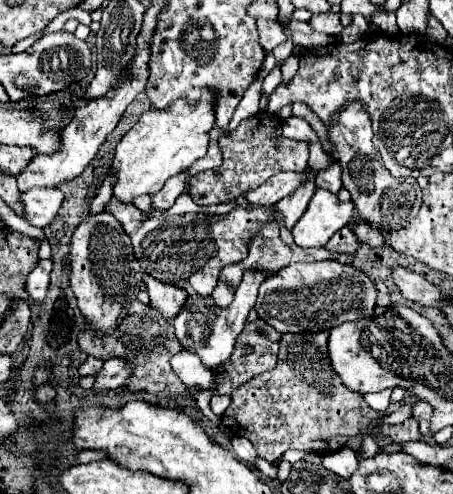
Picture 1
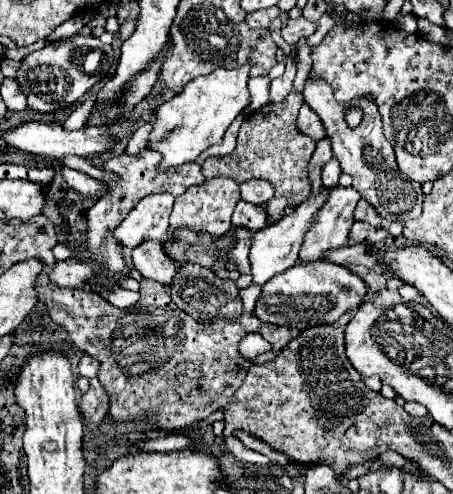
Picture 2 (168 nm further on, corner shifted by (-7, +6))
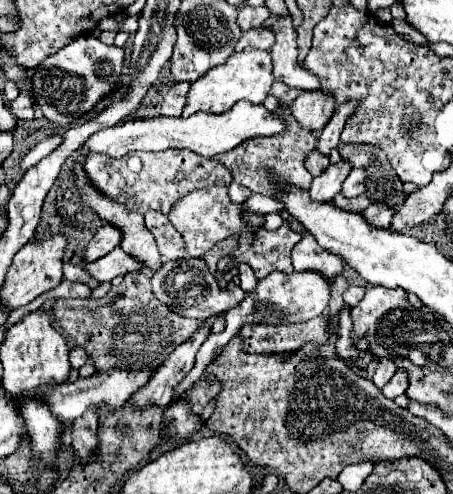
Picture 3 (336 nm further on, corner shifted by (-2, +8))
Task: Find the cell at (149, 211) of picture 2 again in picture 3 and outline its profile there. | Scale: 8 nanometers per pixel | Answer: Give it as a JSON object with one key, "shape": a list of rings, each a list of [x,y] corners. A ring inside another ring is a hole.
{"shape":[[[103,224],[95,236],[91,238],[91,242],[87,244],[85,252],[83,252],[83,262],[89,264],[93,260],[99,260],[101,256],[105,256],[107,252],[111,252],[113,248],[119,246],[119,240],[121,240],[121,232],[109,224]]]}

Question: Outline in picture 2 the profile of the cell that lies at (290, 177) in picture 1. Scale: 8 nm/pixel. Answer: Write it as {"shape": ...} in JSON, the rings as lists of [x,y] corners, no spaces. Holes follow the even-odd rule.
{"shape":[[[248,180],[248,182],[240,184],[240,190],[242,190],[242,198],[246,202],[254,202],[254,204],[268,202],[274,194],[272,184],[264,182],[264,180]]]}

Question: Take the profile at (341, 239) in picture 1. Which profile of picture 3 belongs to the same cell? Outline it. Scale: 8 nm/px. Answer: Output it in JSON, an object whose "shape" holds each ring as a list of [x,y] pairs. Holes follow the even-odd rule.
{"shape":[[[371,202],[369,208],[363,212],[363,218],[367,218],[367,222],[373,224],[375,228],[389,228],[393,214],[395,214],[395,210],[387,208],[387,204]]]}

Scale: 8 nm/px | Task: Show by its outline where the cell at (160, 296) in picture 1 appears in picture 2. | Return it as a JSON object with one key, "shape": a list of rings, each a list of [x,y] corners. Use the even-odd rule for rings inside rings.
{"shape":[[[144,240],[140,246],[132,252],[134,268],[154,282],[160,282],[164,286],[170,286],[176,278],[176,266],[162,250],[162,244],[158,240]]]}

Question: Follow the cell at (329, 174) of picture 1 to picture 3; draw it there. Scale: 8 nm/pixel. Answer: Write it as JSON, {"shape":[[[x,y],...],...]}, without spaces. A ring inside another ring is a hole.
{"shape":[[[313,150],[305,158],[305,168],[311,172],[311,176],[319,176],[329,166],[329,156],[321,154],[319,150]]]}

